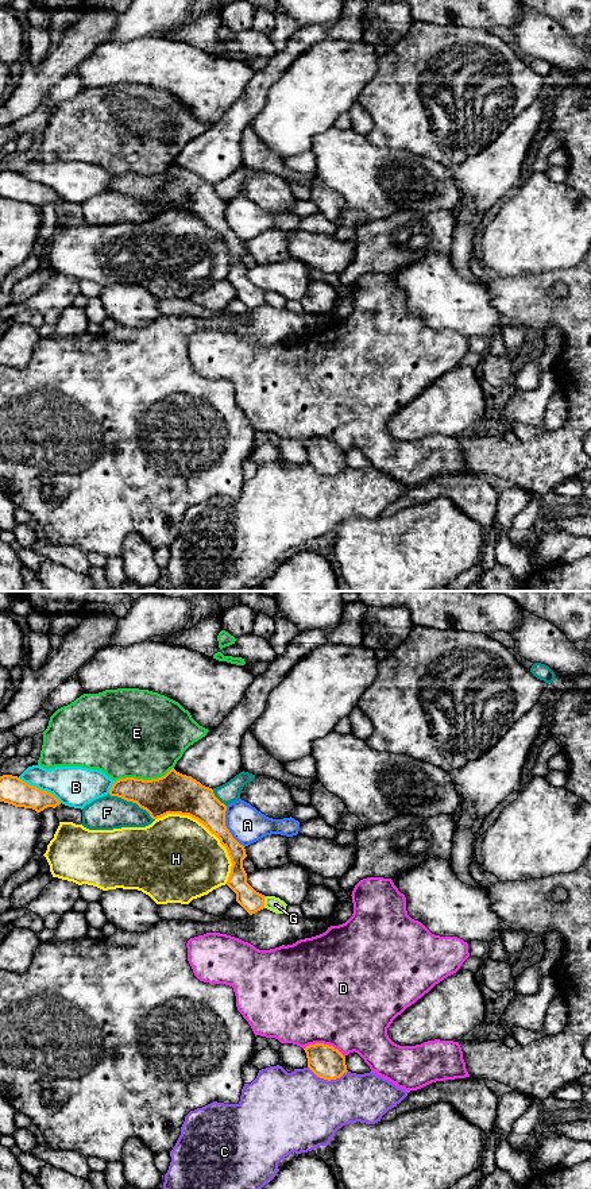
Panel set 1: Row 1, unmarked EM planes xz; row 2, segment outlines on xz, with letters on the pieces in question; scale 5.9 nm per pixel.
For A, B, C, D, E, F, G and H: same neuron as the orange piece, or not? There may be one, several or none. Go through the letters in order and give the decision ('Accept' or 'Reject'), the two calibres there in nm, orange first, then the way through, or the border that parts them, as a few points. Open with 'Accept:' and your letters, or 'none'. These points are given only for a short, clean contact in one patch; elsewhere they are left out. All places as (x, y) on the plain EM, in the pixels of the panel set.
Accept: none
A: Reject. Thickness 200 nm (orange) against 220 nm
B: Reject. Thickness 160 nm (orange) against 240 nm
C: Reject. Thickness 200 nm (orange) against 460 nm
D: Reject. Thickness 200 nm (orange) against 500 nm
E: Reject. Thickness 240 nm (orange) against 500 nm
F: Reject. Thickness 240 nm (orange) against 200 nm
G: Reject. Thickness 130 nm (orange) against 90 nm. Boundary: xz (266, 292), (263, 302)
H: Reject. Thickness 220 nm (orange) against 500 nm

